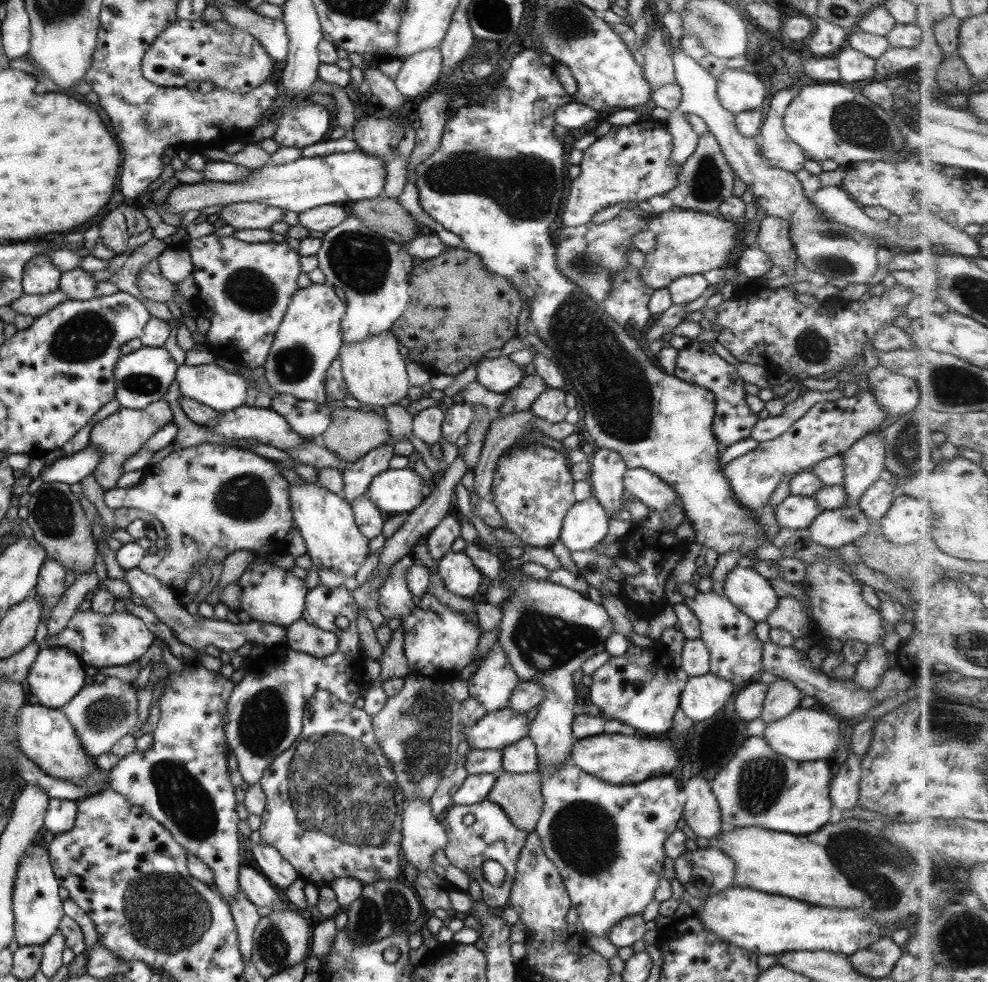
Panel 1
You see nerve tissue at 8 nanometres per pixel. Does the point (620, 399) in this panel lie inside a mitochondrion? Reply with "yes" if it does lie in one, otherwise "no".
yes

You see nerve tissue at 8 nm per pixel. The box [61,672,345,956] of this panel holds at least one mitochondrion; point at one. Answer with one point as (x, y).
(182, 798)

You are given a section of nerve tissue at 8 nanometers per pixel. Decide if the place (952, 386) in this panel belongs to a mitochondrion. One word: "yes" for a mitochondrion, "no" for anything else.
yes

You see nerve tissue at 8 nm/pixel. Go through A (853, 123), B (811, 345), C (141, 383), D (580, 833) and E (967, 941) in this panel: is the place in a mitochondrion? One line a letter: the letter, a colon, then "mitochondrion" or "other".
A: mitochondrion
B: mitochondrion
C: mitochondrion
D: mitochondrion
E: mitochondrion

